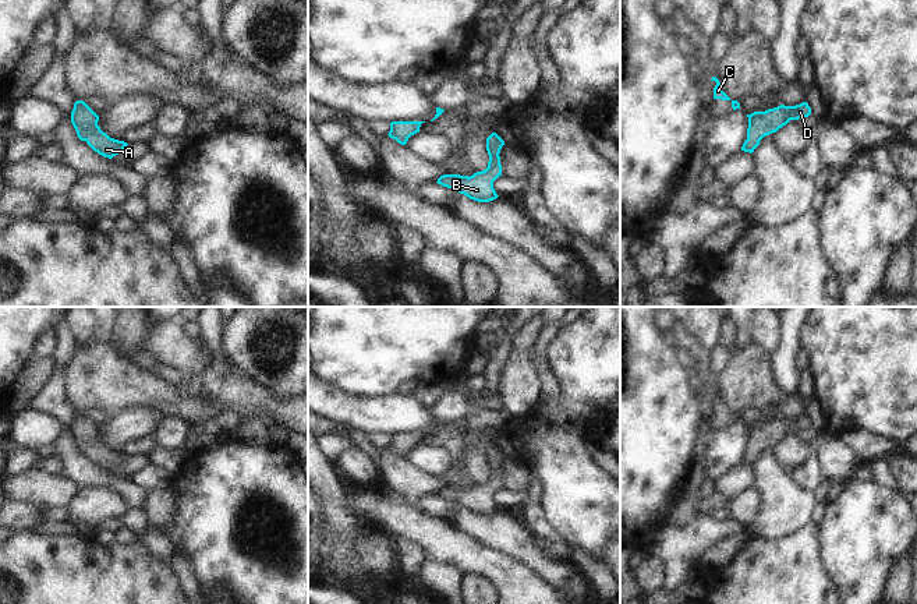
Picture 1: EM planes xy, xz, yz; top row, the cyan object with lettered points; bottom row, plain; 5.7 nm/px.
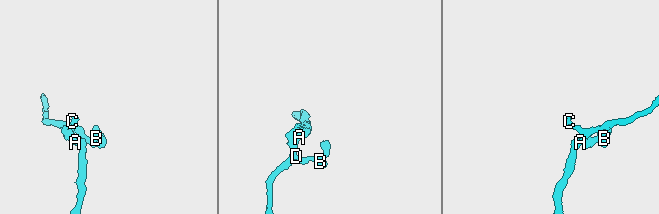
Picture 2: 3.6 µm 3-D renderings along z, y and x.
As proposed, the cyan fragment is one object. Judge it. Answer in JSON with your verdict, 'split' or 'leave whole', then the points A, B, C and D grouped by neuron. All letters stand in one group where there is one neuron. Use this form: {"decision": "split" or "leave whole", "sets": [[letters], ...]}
{"decision": "leave whole", "sets": [["A", "B", "C", "D"]]}

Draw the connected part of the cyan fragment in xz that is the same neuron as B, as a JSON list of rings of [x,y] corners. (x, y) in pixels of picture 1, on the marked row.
[[[492,133],[486,138],[489,162],[485,170],[477,172],[470,177],[460,174],[443,174],[436,183],[443,187],[453,188],[478,202],[489,202],[496,199],[499,195],[493,188],[493,181],[502,176],[499,153],[503,145],[504,141],[496,133]]]

